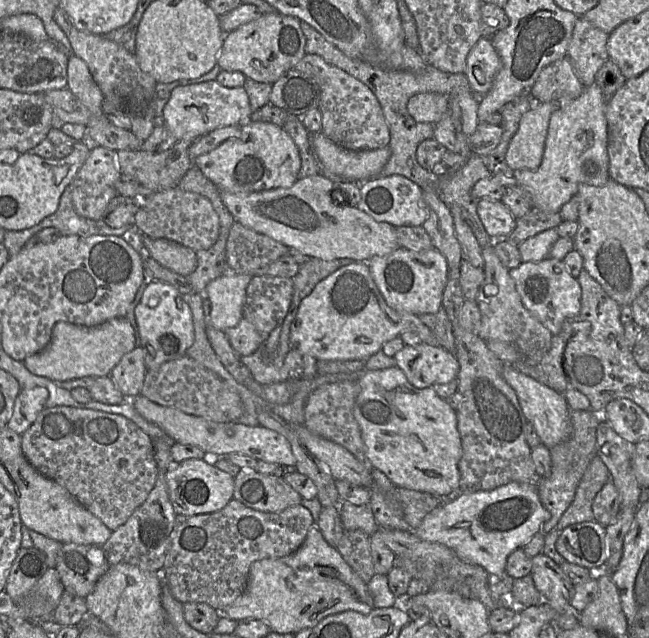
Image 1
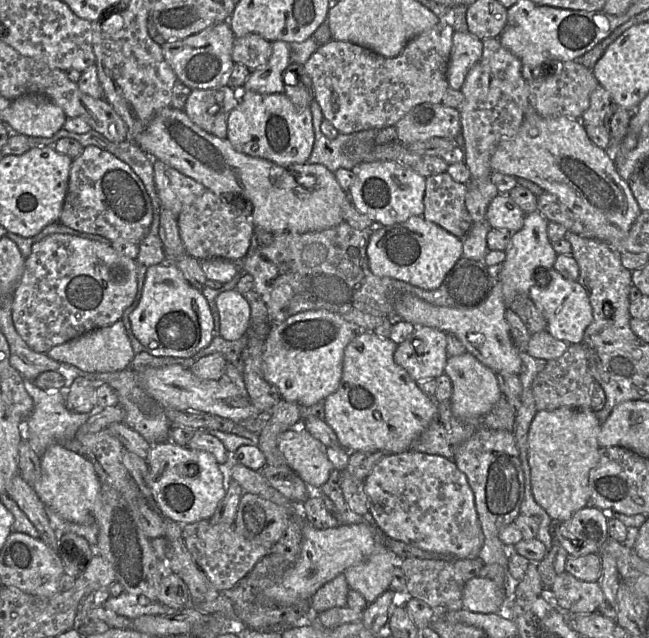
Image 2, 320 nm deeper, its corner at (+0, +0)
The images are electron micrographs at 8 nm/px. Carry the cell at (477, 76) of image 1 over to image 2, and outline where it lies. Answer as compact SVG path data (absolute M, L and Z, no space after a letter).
M454 32L453 46L447 70L449 87L460 90L469 70L480 60L483 40L470 32Z

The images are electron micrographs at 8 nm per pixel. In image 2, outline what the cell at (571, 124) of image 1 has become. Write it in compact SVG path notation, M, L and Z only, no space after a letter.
M538 210L526 214L523 228L514 233L505 250L506 258L498 280L502 284L506 309L518 296L529 296L531 287L537 283L535 272L538 268L553 269L557 254L548 238L547 225L548 220Z

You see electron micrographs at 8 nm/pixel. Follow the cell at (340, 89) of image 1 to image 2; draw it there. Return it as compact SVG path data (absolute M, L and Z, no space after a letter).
M250 33L235 37L232 49L232 61L254 70L265 65L272 54L272 42L258 34Z

